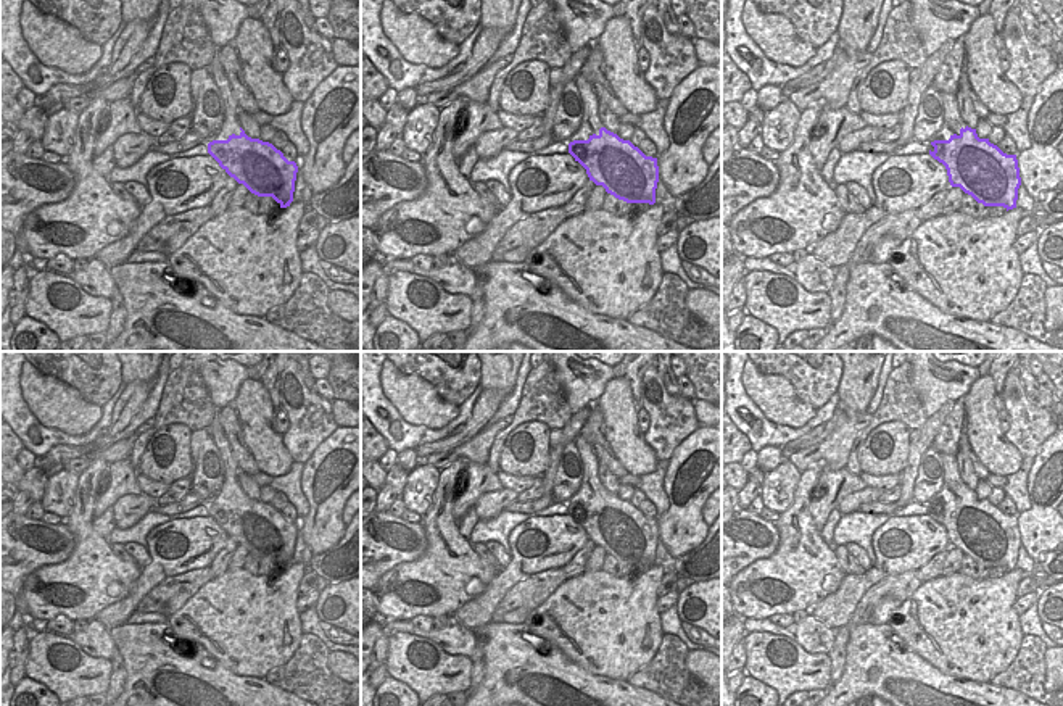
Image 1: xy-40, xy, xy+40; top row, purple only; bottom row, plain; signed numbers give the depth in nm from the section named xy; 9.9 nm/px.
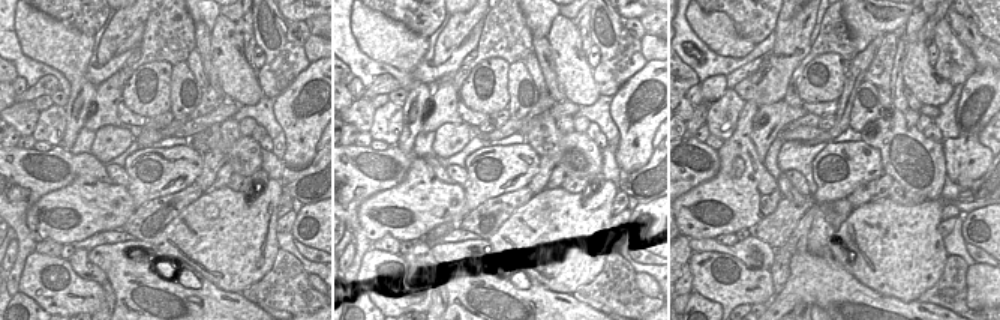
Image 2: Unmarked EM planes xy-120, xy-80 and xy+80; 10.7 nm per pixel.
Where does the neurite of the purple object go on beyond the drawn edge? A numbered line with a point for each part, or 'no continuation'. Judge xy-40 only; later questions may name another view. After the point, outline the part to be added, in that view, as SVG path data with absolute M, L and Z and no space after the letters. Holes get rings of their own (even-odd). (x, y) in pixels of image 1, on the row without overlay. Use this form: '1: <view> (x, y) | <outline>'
1: xy-40 (231, 485) | M217 416L213 419L208 429L216 448L219 450L222 464L224 464L224 482L221 490L206 500L206 506L213 501L227 501L232 495L240 496L240 484L238 484L238 466L232 458L230 445L224 435L222 426L219 424Z

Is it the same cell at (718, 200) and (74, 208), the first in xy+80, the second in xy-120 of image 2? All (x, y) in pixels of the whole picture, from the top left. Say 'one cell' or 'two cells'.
one cell

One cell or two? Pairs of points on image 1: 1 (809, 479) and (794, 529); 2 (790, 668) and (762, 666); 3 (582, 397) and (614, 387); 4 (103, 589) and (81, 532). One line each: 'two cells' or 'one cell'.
1: one cell
2: one cell
3: two cells
4: one cell

